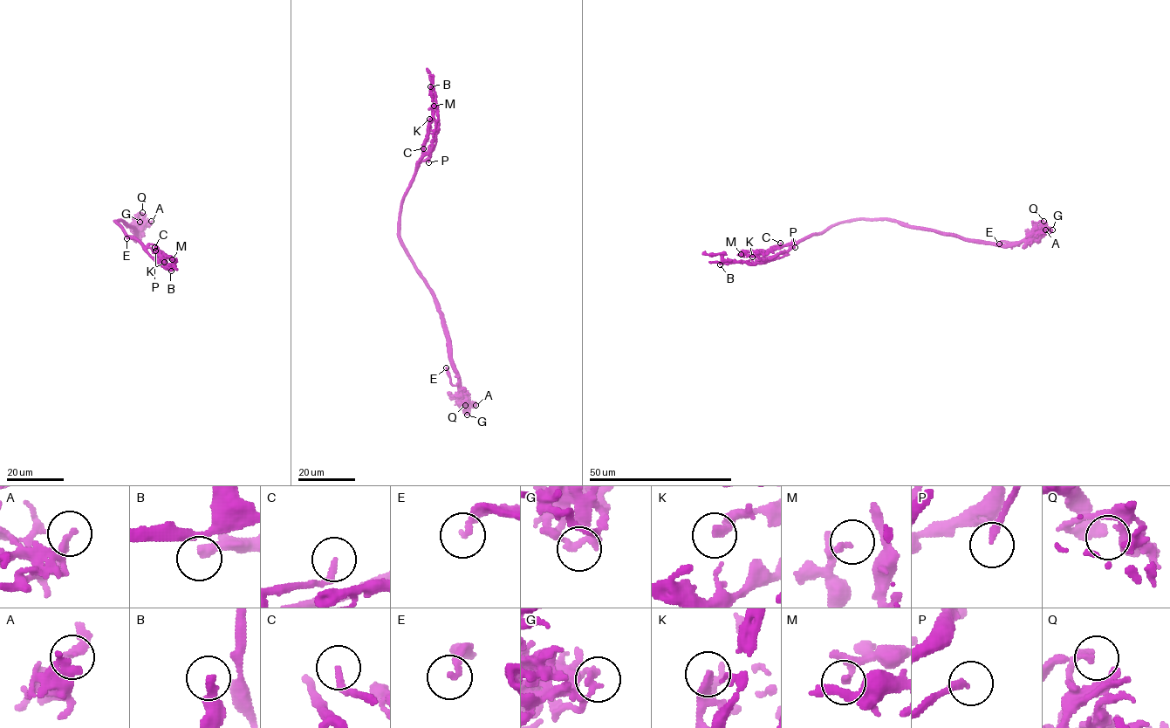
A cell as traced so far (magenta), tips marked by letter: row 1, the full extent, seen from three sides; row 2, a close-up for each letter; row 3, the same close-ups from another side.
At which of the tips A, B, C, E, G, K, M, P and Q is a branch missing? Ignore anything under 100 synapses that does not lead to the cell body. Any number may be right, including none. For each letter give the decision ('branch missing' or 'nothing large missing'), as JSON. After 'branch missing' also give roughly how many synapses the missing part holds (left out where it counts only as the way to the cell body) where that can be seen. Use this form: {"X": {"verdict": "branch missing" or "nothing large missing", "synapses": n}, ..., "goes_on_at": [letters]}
{"A": {"verdict": "nothing large missing"}, "B": {"verdict": "nothing large missing"}, "C": {"verdict": "nothing large missing"}, "E": {"verdict": "branch missing"}, "G": {"verdict": "nothing large missing"}, "K": {"verdict": "nothing large missing"}, "M": {"verdict": "nothing large missing"}, "P": {"verdict": "nothing large missing"}, "Q": {"verdict": "nothing large missing"}, "goes_on_at": ["E"]}

